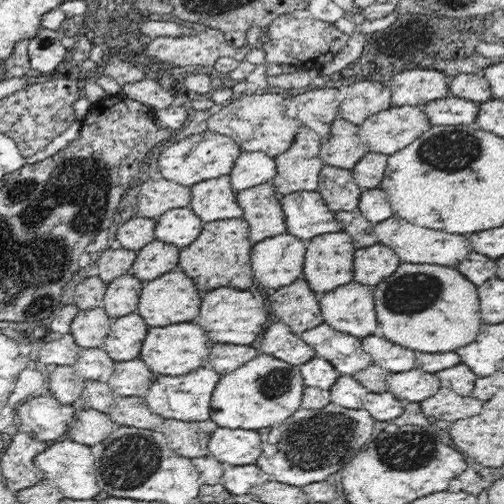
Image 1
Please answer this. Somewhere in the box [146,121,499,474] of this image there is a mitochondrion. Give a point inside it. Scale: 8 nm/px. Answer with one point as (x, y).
(315, 443)

